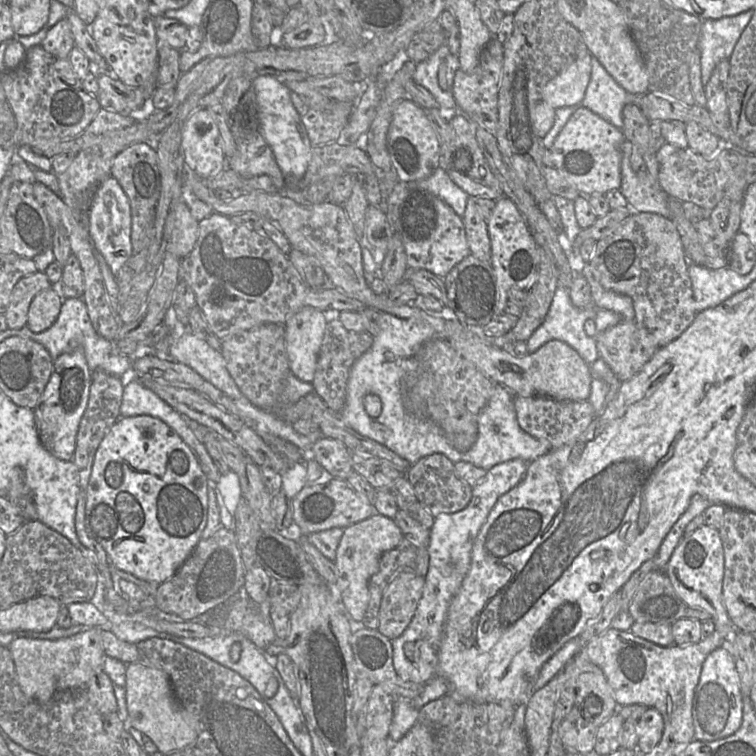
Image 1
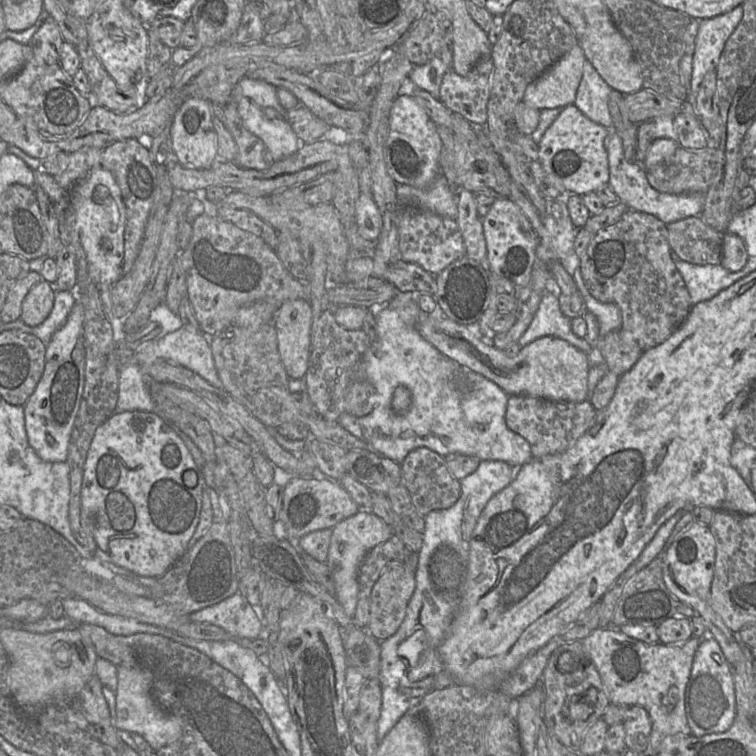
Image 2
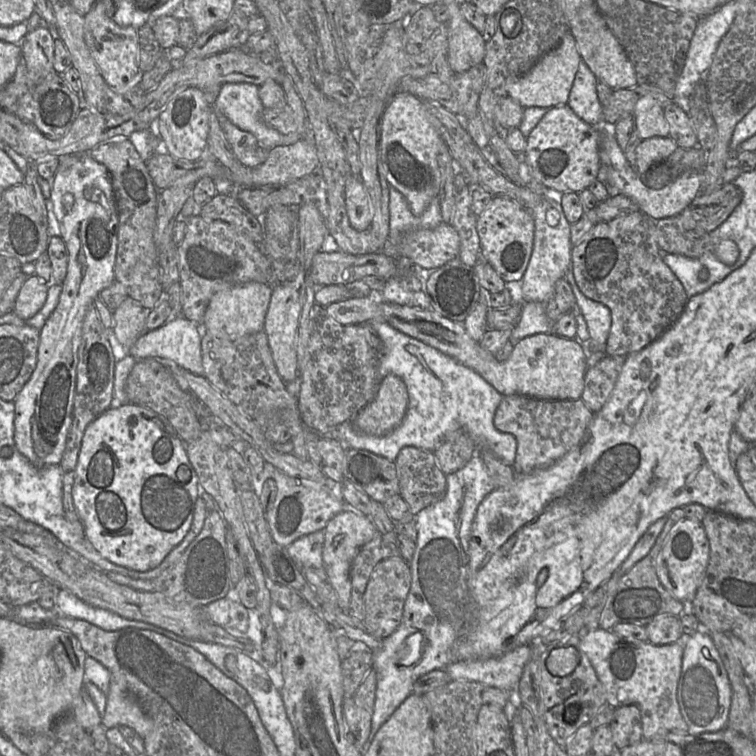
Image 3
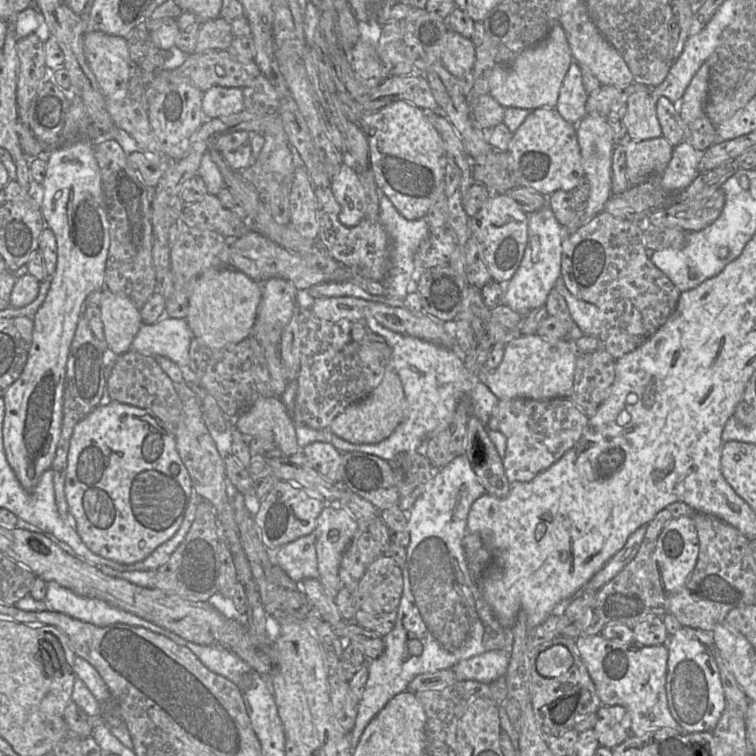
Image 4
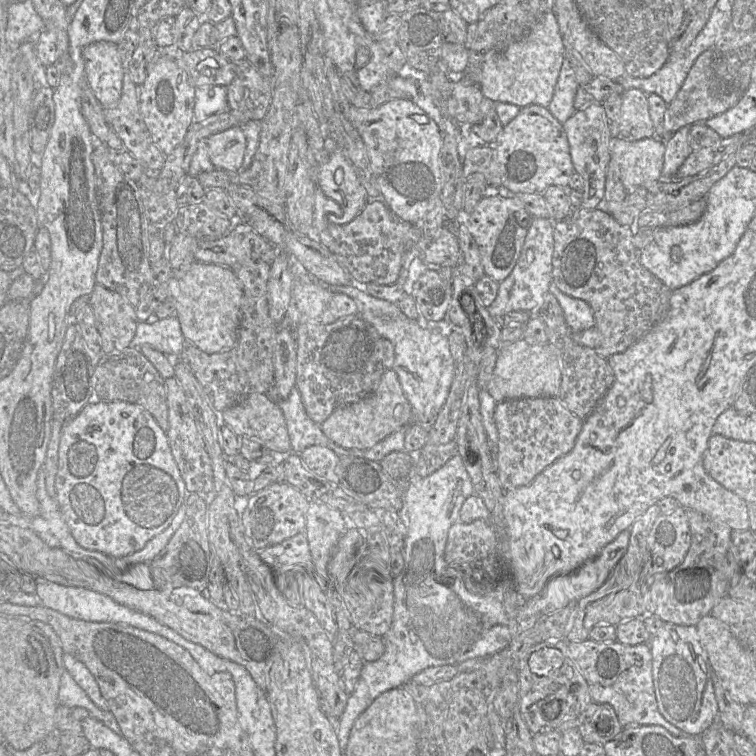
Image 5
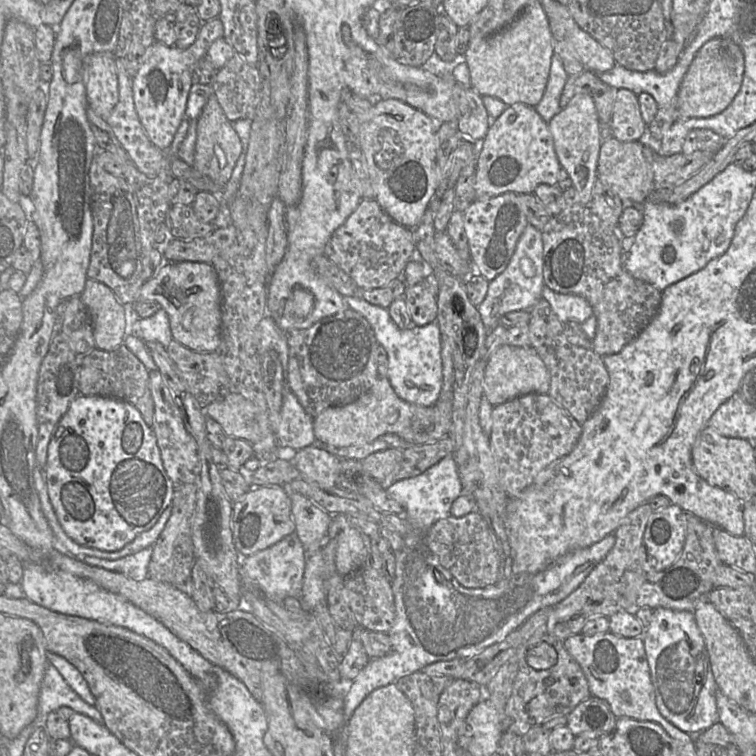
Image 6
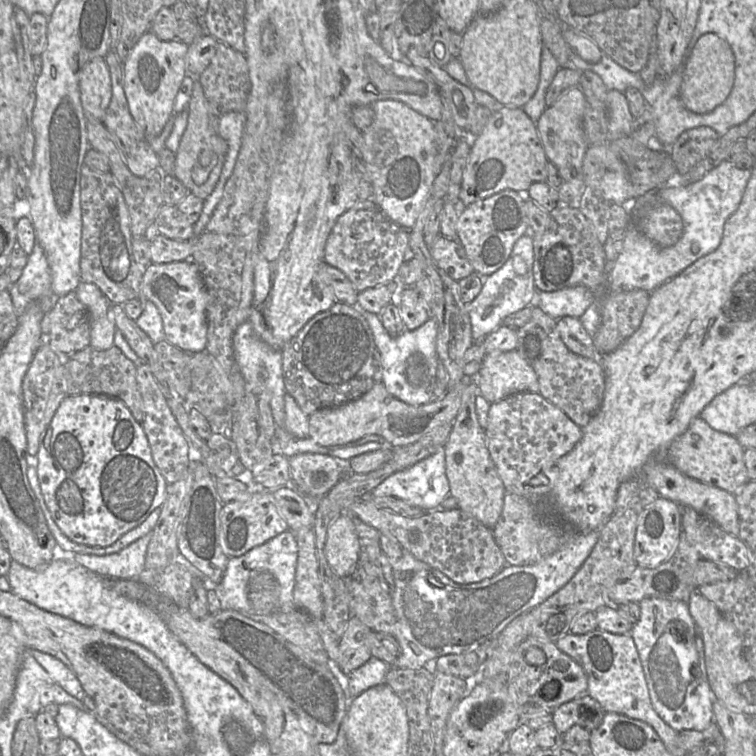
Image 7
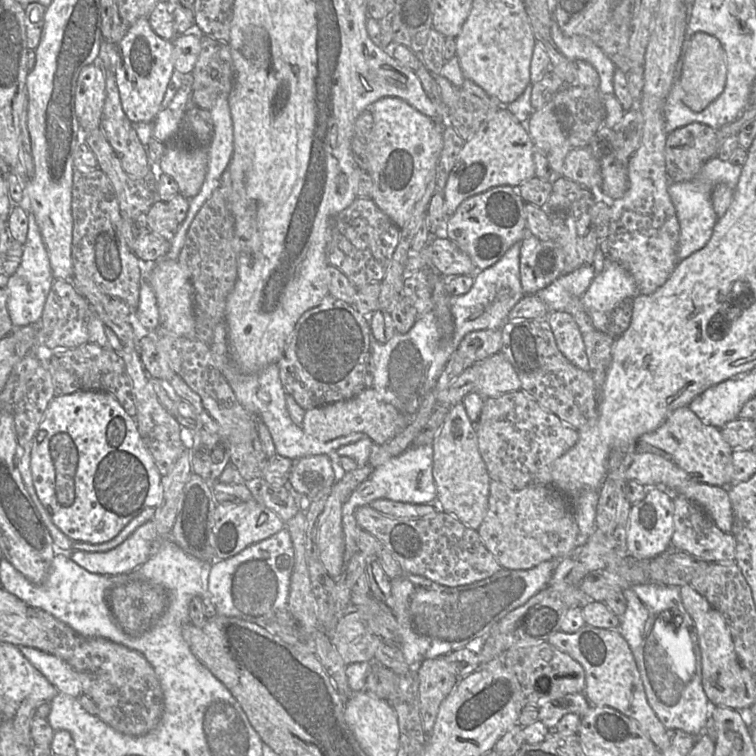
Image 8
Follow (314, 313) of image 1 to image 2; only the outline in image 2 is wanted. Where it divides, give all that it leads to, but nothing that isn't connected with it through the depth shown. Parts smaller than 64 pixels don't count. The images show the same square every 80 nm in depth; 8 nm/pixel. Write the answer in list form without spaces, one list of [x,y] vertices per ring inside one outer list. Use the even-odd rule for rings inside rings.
[[[306,299],[285,301],[276,310],[273,325],[277,331],[280,357],[289,378],[304,379],[307,372],[313,319],[313,310]]]

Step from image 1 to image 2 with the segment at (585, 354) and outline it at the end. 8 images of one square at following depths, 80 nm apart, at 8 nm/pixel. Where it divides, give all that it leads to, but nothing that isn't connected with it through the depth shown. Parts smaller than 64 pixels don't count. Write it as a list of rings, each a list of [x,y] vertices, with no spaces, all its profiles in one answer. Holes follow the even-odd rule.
[[[548,291],[543,295],[531,324],[517,343],[523,347],[540,337],[554,336],[567,341],[588,355],[593,350],[593,345],[585,338],[574,334],[571,318],[562,313],[558,296],[552,293]]]

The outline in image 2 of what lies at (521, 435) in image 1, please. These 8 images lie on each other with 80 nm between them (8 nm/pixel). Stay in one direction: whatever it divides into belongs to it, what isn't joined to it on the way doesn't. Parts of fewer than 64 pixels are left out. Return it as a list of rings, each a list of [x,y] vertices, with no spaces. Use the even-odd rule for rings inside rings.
[[[468,371],[472,375],[472,396],[475,409],[467,409],[465,414],[465,428],[453,429],[446,438],[451,447],[462,455],[476,457],[478,460],[499,460],[518,468],[531,460],[532,453],[528,441],[519,434],[511,431],[505,422],[505,413],[509,395],[494,382],[484,376]]]

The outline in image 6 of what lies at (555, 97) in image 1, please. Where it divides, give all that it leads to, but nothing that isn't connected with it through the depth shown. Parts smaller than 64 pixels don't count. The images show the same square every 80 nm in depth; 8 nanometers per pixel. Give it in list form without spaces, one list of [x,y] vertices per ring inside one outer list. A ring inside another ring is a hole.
[[[539,1],[530,3],[507,27],[495,34],[473,40],[464,54],[470,72],[470,86],[481,96],[492,96],[507,106],[523,103],[535,107],[543,97],[554,56],[553,35],[547,15]]]

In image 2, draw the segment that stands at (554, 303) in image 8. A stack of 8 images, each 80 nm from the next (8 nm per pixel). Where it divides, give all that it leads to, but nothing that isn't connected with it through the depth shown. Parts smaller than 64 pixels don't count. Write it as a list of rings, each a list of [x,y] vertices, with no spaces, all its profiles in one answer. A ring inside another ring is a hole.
[[[580,269],[573,272],[572,278],[585,302],[587,310],[597,318],[599,337],[601,338],[612,331],[620,329],[622,317],[619,307],[613,303],[600,302],[590,295]]]

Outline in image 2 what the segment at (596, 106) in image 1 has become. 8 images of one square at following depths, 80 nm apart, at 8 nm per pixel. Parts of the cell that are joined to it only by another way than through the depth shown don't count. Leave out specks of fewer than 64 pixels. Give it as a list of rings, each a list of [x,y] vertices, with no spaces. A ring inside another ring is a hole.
[[[586,61],[573,105],[590,120],[606,128],[612,128],[614,124],[608,105],[612,90],[593,65]]]

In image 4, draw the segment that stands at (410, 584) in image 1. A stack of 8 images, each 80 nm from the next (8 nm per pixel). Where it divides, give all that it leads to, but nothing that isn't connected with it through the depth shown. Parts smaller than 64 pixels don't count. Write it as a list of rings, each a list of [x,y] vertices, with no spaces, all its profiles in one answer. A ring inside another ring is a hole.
[[[387,555],[376,558],[366,569],[355,595],[355,618],[361,627],[386,636],[394,628],[404,587],[403,570]]]

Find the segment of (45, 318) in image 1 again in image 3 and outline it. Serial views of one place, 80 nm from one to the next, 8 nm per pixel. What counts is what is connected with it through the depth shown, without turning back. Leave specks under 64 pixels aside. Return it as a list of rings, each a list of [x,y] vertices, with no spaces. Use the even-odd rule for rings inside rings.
[[[30,275],[23,284],[14,307],[14,312],[23,320],[35,316],[44,306],[49,289],[49,282],[39,276]]]

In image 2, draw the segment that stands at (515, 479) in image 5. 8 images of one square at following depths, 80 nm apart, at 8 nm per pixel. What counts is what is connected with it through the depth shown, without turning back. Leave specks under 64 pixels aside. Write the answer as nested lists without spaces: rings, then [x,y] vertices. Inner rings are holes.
[[[509,395],[505,422],[507,427],[525,438],[533,458],[553,455],[570,448],[592,426],[596,409],[589,402],[552,401],[528,395]]]

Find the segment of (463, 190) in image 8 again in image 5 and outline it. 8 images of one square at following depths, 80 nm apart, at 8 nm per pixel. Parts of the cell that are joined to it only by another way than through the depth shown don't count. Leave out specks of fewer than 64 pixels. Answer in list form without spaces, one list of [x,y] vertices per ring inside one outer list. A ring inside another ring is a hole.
[[[537,104],[525,106],[508,124],[503,126],[502,131],[494,142],[488,144],[493,150],[491,170],[486,175],[487,186],[497,187],[499,190],[507,190],[516,193],[540,193],[549,186],[568,186],[571,176],[576,173],[567,135],[563,124],[559,122],[547,107]]]

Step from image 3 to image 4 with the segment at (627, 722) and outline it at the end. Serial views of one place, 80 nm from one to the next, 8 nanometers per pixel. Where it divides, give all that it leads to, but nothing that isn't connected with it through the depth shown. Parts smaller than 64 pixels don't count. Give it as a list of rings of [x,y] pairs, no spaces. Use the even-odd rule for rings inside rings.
[[[602,705],[596,712],[597,722],[593,728],[600,746],[613,749],[632,736],[631,716],[620,705]]]

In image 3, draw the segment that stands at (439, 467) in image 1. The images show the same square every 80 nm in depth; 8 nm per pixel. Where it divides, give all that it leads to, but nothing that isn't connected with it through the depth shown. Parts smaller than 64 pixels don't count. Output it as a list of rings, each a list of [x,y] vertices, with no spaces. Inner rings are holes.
[[[413,446],[404,447],[395,465],[399,494],[408,504],[411,515],[416,515],[444,497],[447,475],[438,467],[433,452]]]

